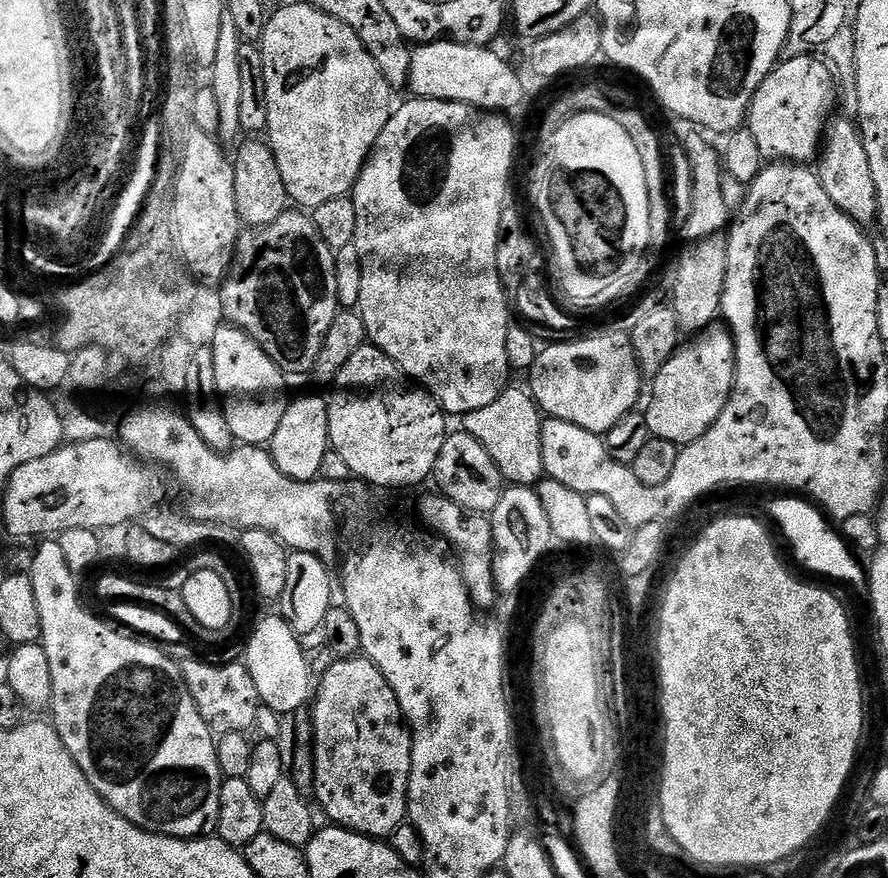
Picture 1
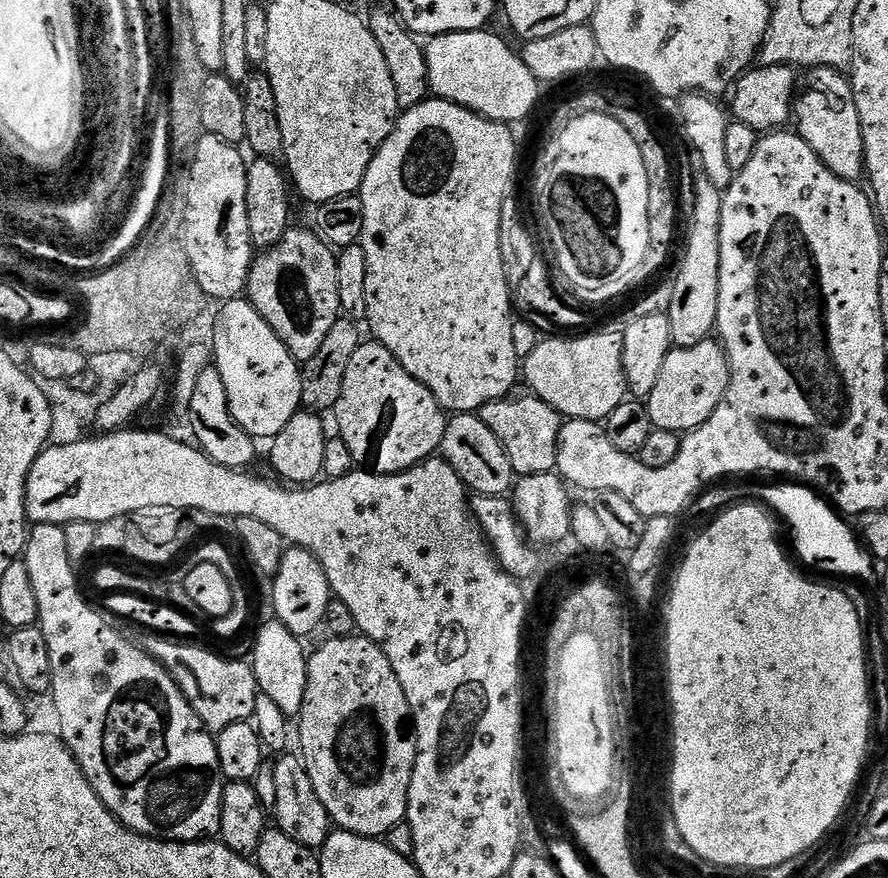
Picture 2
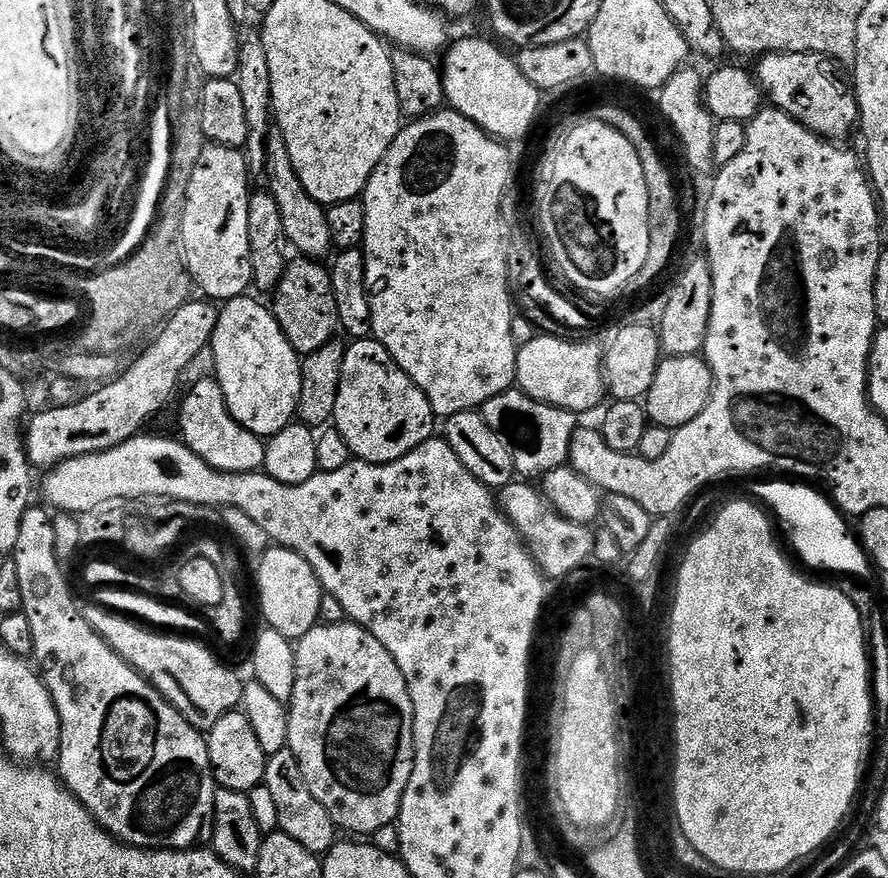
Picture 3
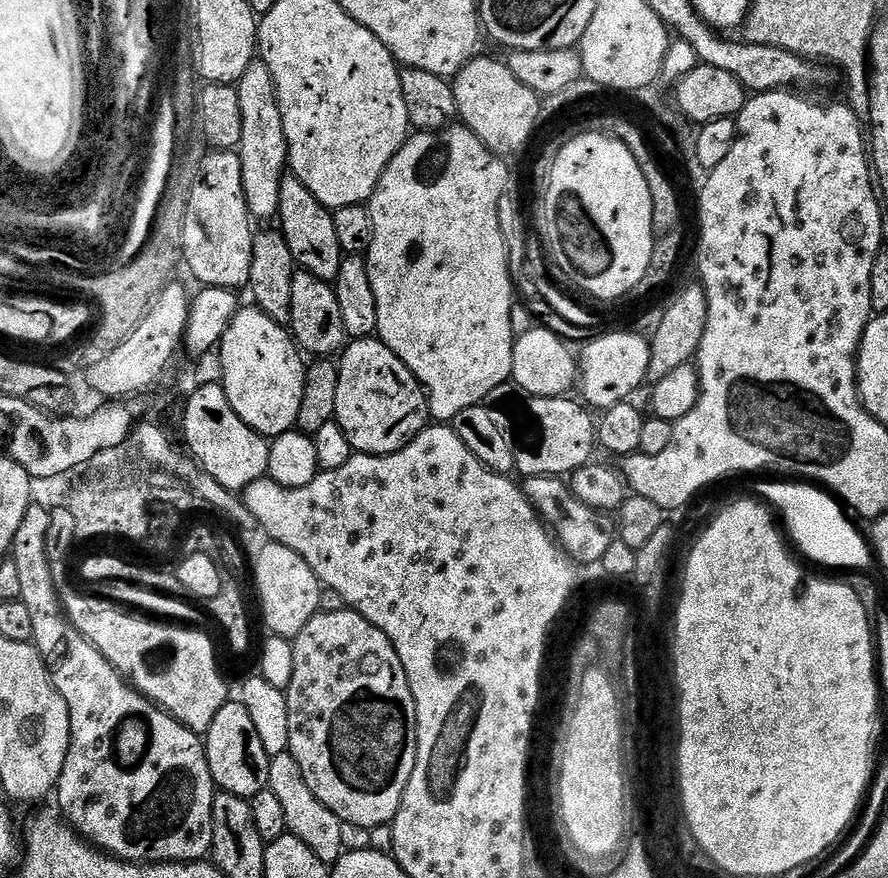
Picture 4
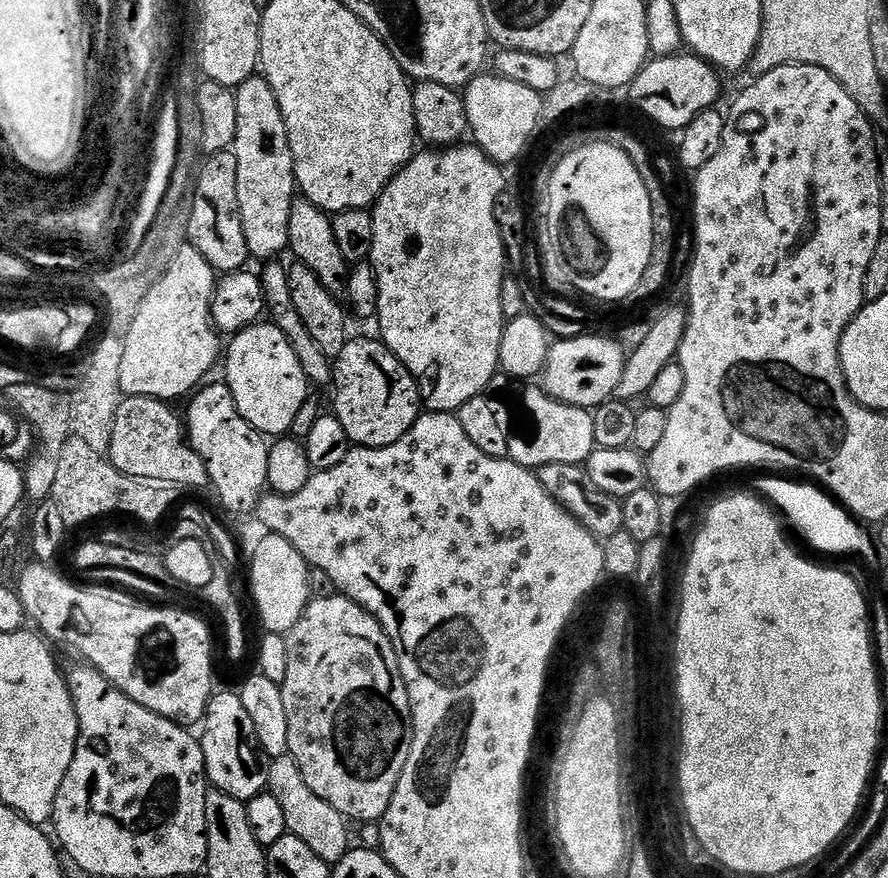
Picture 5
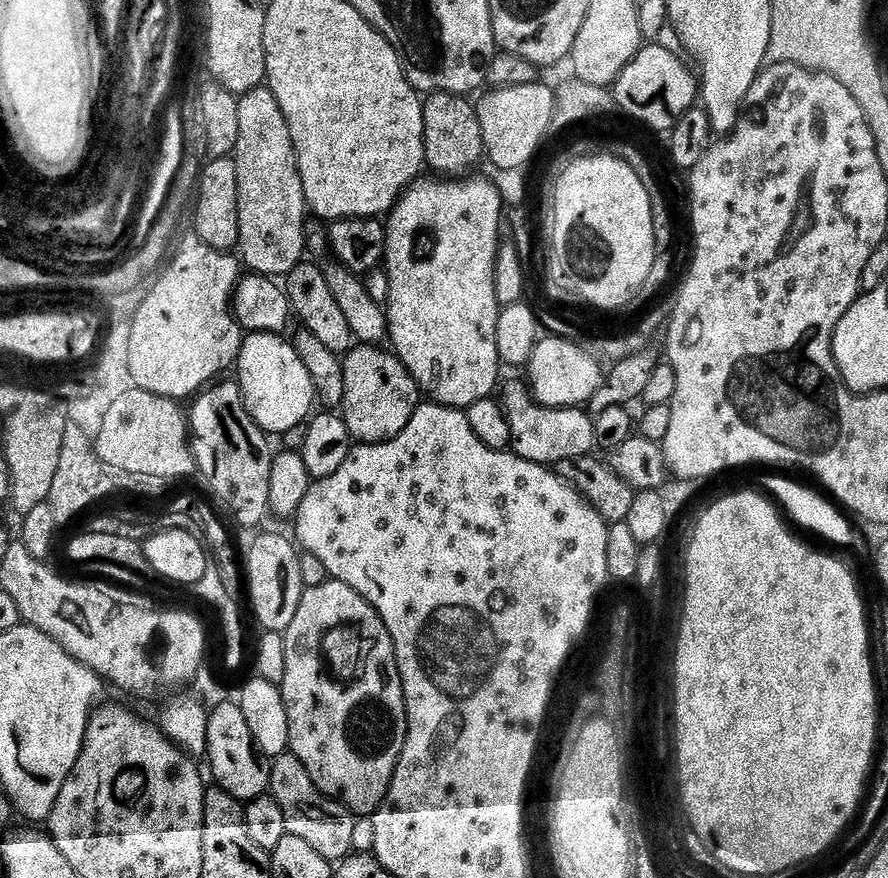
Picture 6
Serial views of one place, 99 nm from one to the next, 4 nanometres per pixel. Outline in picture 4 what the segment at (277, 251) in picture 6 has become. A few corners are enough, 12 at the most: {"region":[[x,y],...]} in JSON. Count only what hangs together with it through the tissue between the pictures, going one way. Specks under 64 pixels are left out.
{"region":[[257,58],[242,102],[242,190],[257,221],[280,211],[288,143],[274,78]]}

